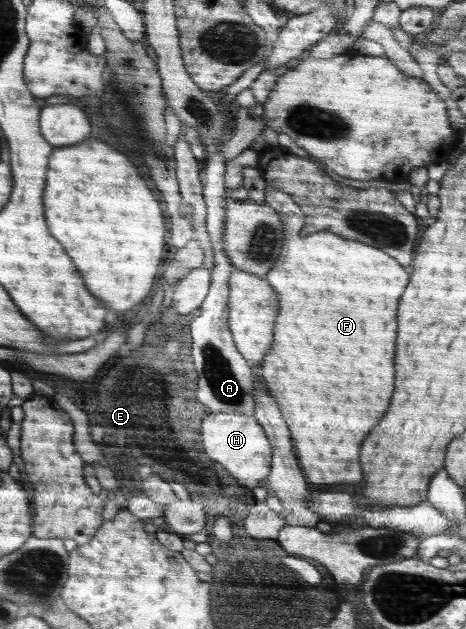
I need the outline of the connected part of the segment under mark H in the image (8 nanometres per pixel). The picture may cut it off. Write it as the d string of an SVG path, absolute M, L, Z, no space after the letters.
M216 413L208 415L202 421L202 445L206 455L220 463L238 483L254 489L266 481L273 467L273 445L265 433L264 427L251 416L236 413Z

